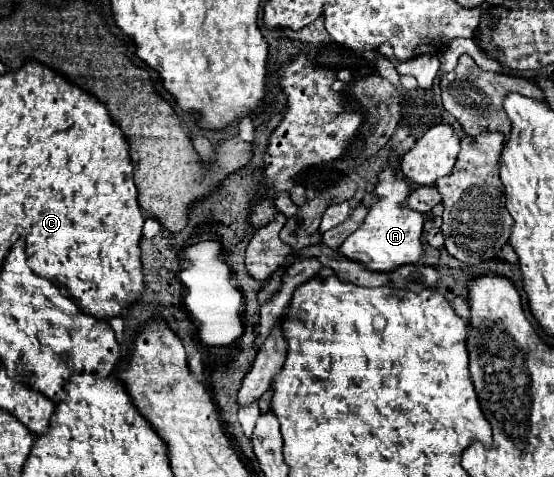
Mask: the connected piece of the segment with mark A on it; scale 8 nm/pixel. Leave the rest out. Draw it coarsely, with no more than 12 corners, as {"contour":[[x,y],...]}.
{"contour":[[379,174],[365,222],[337,248],[367,270],[425,256],[407,180]]}

